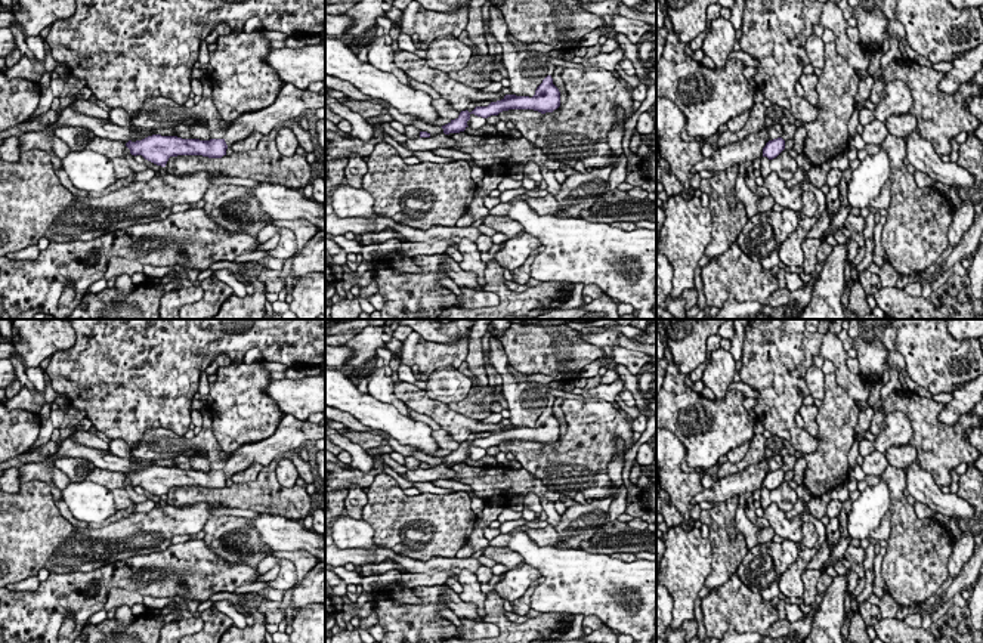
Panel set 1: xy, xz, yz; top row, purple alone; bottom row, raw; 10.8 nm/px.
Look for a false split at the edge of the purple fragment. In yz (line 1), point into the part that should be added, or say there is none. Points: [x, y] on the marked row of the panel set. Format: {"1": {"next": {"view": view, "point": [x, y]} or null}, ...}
{"1": {"next": null}}

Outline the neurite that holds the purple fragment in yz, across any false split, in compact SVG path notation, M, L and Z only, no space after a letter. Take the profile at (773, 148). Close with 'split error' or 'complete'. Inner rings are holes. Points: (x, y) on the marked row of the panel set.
M782 137L769 140L763 148L763 157L769 160L776 158L785 149L785 140Z; complete

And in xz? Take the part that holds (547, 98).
M547 75L542 83L537 87L535 95L529 96L516 96L506 95L501 101L491 102L488 106L476 106L472 112L461 111L455 120L451 120L448 124L442 126L443 133L460 133L464 132L469 126L467 121L470 115L475 114L482 118L491 115L498 115L503 111L508 109L534 109L541 114L553 112L560 106L560 92L553 84L551 75Z; complete

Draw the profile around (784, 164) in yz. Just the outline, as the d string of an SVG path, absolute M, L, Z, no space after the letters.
M783 149L776 158L770 160L770 169L786 182L794 177L794 173L798 170L798 164L797 160Z

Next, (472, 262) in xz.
M461 239L458 242L458 251L463 254L463 260L458 263L464 272L477 275L479 290L485 290L485 268L486 263L480 259L480 251L475 241Z

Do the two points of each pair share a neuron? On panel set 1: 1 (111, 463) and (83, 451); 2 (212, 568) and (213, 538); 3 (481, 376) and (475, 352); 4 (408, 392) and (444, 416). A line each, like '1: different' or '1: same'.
1: same
2: different
3: same
4: same

